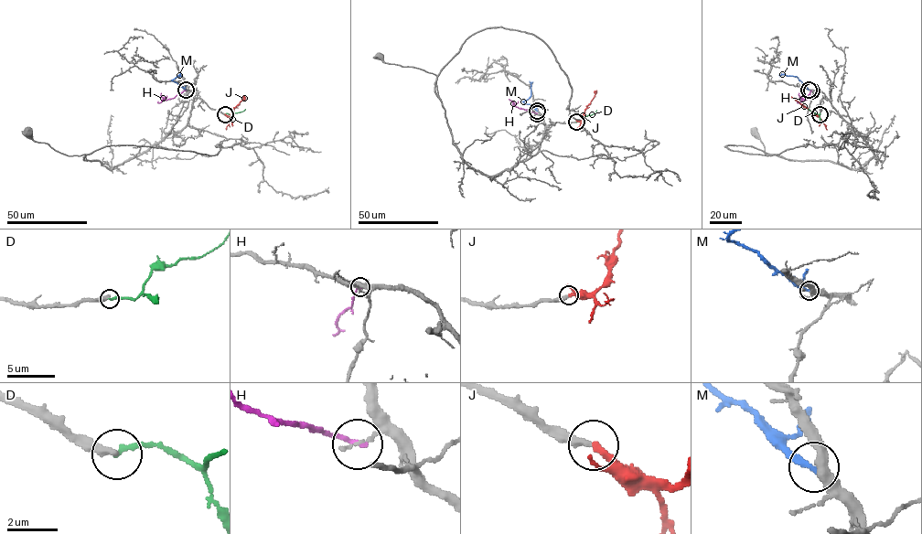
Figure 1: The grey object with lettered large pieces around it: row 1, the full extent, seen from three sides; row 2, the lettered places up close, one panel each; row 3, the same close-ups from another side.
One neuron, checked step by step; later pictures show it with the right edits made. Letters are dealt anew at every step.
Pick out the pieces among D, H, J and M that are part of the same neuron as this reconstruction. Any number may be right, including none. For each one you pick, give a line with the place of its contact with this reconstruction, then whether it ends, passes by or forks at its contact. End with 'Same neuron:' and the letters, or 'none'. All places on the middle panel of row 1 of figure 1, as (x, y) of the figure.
J: contact (576, 122); it ends
Same neuron: J

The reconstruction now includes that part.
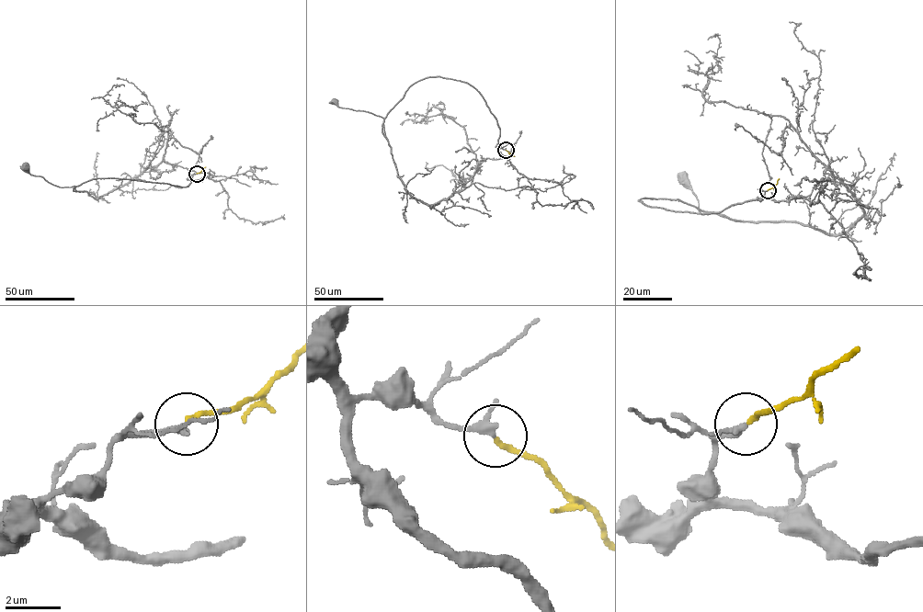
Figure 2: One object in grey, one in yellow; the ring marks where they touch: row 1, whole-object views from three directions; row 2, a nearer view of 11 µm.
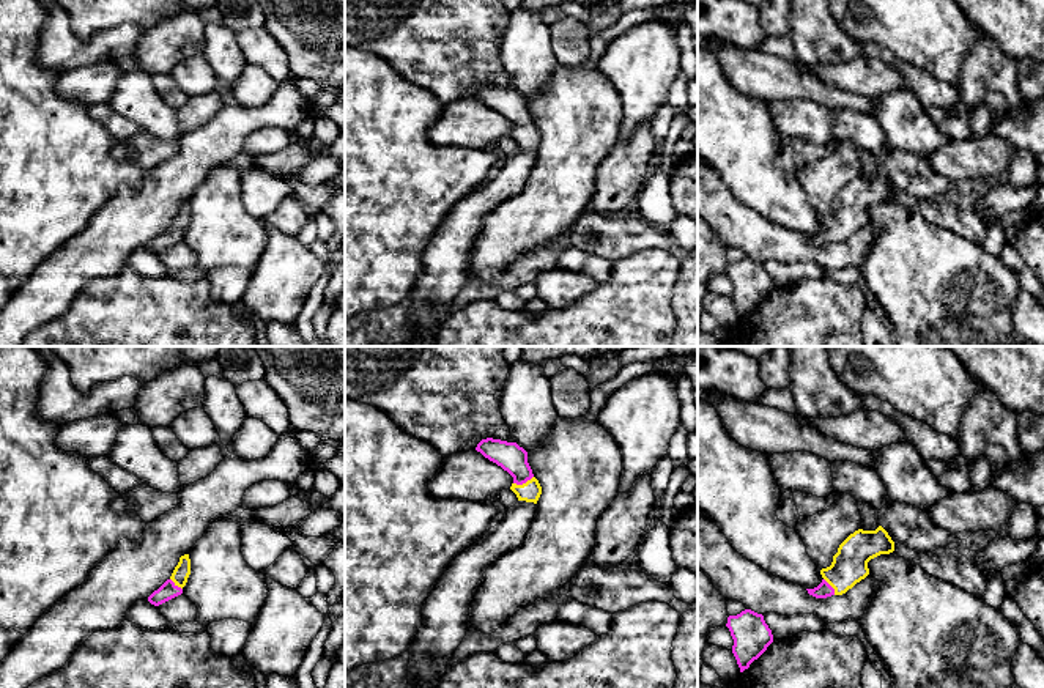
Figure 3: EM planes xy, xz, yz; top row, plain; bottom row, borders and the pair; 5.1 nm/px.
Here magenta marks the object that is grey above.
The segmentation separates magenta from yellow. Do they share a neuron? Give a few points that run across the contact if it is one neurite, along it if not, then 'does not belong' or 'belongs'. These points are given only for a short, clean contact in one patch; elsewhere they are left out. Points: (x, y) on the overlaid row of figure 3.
xz (510, 457), (520, 469), (523, 482), (529, 491) | belongs

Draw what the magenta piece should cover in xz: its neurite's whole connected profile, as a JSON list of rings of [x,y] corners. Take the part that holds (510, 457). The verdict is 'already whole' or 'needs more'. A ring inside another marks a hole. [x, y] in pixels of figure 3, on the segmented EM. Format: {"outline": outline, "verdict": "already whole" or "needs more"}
{"outline": [[[487,438],[477,444],[476,450],[513,477],[510,490],[516,494],[518,501],[537,504],[542,486],[532,474],[528,452],[523,447],[516,442]]], "verdict": "needs more"}

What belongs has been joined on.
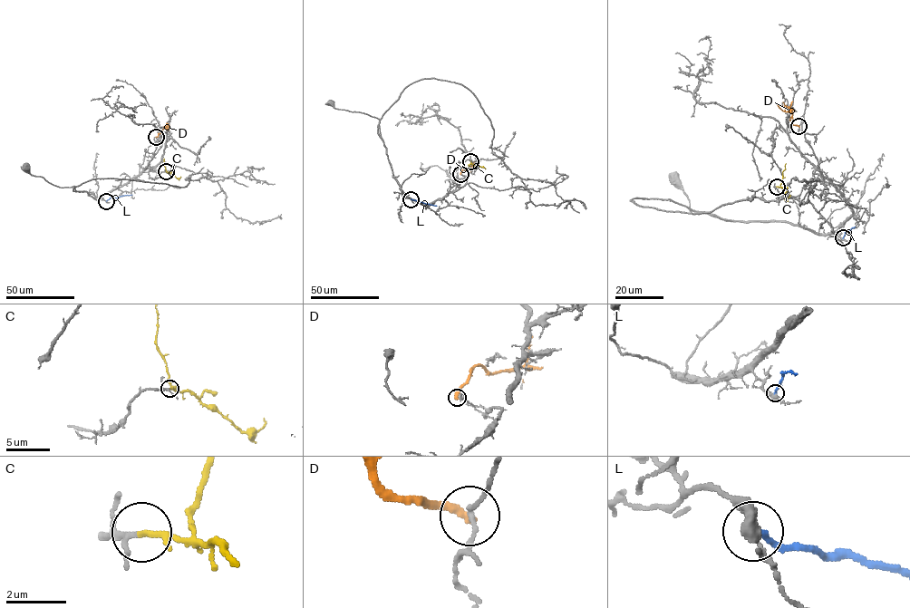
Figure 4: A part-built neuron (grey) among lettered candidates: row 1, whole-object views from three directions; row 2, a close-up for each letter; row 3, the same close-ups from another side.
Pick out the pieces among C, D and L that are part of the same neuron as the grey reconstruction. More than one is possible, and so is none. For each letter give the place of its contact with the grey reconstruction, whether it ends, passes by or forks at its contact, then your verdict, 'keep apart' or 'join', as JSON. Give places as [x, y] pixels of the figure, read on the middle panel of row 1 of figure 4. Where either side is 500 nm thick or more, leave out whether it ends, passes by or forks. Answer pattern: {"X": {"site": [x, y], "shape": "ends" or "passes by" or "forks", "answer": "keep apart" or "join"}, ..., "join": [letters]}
{"C": {"site": [470, 161], "shape": "ends", "answer": "join"}, "D": {"site": [460, 174], "shape": "ends", "answer": "keep apart"}, "L": {"site": [411, 199], "shape": "ends", "answer": "keep apart"}, "join": ["C"]}

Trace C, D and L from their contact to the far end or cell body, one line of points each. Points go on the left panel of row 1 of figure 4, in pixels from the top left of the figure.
C: (166, 171), (178, 178), (180, 176)
D: (156, 137), (169, 125)
L: (106, 201), (132, 195)

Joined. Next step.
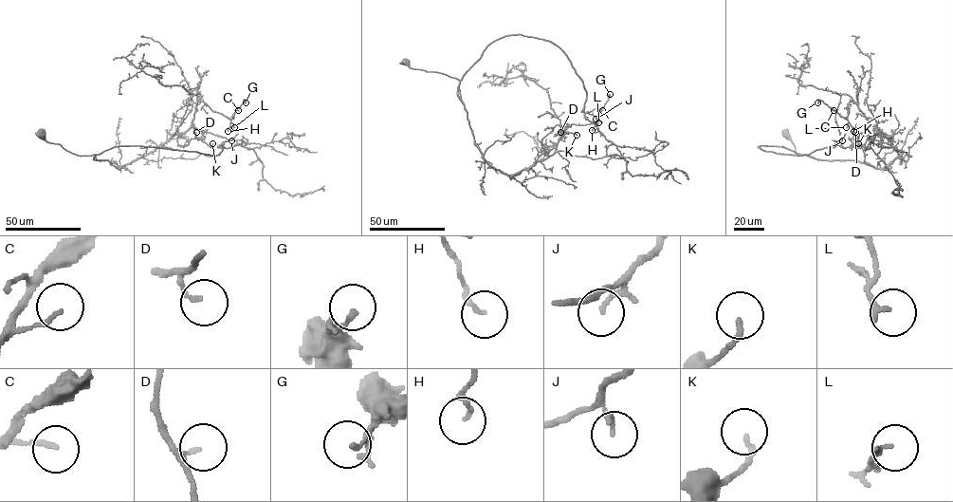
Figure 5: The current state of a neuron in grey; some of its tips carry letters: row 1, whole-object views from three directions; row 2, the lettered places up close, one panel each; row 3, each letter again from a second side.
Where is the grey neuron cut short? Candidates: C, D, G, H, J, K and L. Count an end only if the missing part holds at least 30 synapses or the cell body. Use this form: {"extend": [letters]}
{"extend": []}

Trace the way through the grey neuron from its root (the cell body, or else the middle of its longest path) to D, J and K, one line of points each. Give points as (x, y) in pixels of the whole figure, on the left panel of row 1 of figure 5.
D: (41, 132), (47, 141), (118, 168), (176, 135), (184, 134), (177, 141), (186, 146), (196, 132)
J: (41, 132), (46, 141), (60, 144), (80, 156), (129, 146), (216, 156), (222, 150), (219, 146), (231, 140)
K: (41, 132), (47, 141), (118, 168), (180, 133), (178, 144), (192, 139), (212, 143)

